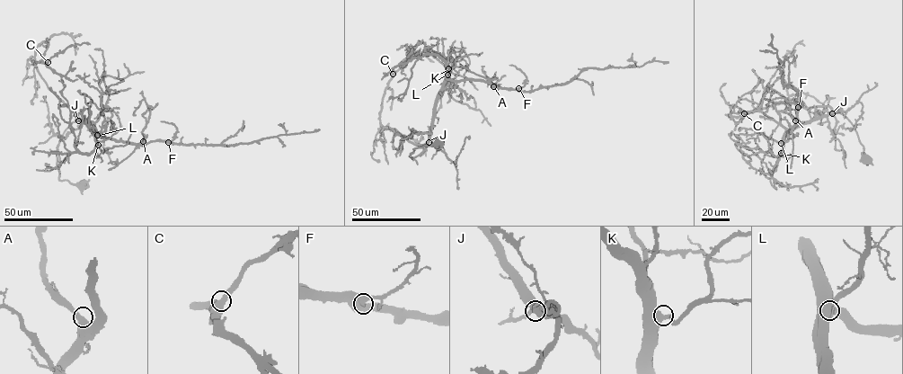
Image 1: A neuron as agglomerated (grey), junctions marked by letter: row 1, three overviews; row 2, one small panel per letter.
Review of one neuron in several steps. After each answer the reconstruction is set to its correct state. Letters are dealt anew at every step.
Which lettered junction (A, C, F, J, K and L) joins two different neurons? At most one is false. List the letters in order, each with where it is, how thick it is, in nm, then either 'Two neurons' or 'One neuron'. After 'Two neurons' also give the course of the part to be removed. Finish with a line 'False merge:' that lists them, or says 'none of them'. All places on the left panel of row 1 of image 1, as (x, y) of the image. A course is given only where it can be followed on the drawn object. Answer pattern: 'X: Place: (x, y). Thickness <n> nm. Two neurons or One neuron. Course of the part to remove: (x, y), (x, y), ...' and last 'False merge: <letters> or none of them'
A: Place: (143, 141). Thickness 480 nm. One neuron
C: Place: (48, 62). Thickness 500 nm. One neuron
F: Place: (168, 142). Thickness 550 nm. One neuron
J: Place: (78, 120). Thickness 550 nm. One neuron
K: Place: (98, 145). Thickness 550 nm. One neuron
L: Place: (97, 135). Thickness 500 nm. One neuron
False merge: none of them

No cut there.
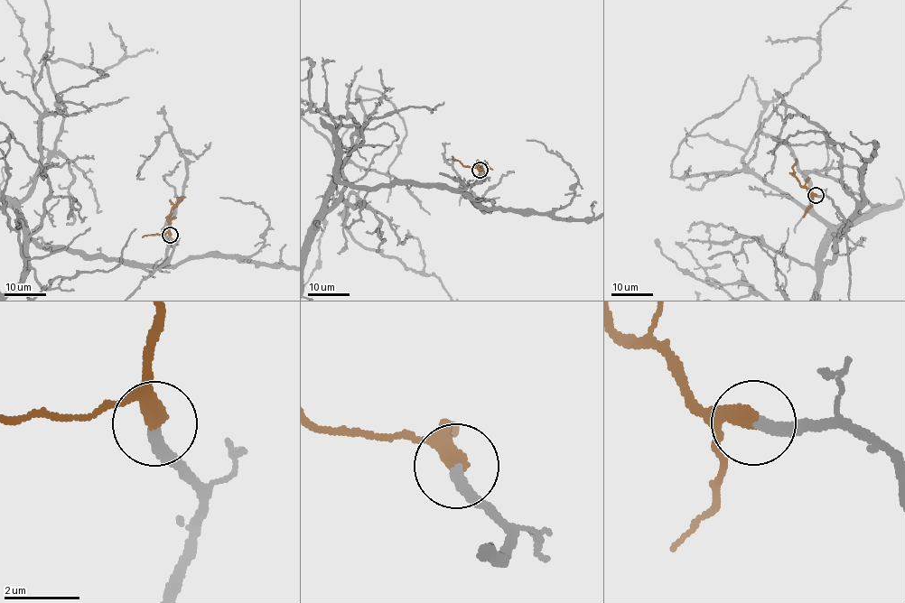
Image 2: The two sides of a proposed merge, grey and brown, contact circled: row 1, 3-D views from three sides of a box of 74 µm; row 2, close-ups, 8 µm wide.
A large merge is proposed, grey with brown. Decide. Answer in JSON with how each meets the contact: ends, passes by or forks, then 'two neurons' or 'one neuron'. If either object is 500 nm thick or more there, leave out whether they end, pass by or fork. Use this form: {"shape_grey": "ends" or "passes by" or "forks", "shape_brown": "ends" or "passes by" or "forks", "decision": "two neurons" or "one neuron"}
{"shape_grey": "ends", "shape_brown": "ends", "decision": "one neuron"}

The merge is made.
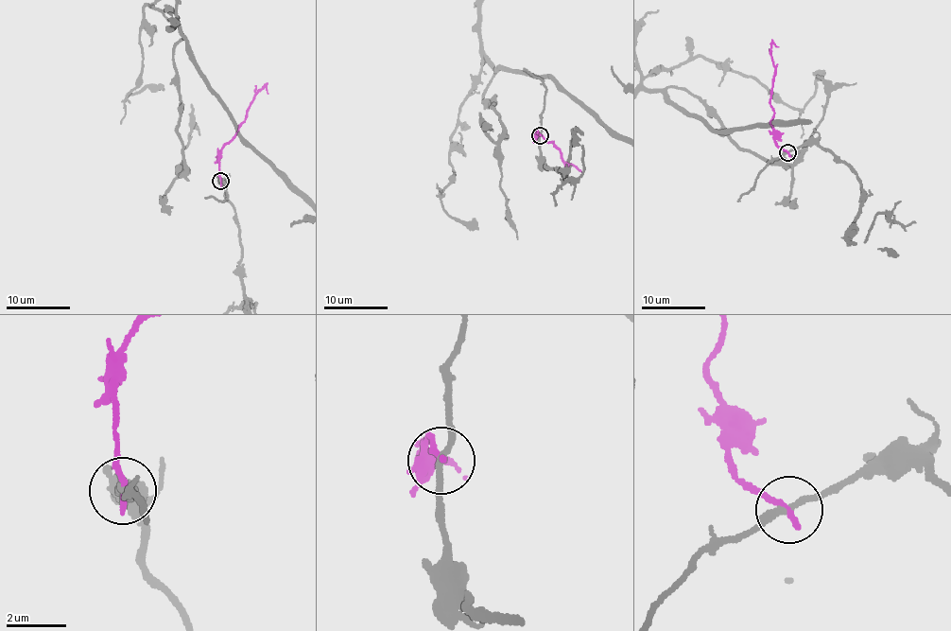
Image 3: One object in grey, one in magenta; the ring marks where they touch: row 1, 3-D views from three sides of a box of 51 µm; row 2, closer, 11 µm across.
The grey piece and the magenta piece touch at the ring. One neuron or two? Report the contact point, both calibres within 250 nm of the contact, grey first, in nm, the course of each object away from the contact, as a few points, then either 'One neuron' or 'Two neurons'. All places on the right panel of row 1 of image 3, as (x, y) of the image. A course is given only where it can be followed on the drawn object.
Place: (787, 152). Thickness 200 nm (grey) against 220 nm. Course of magenta: (787, 152), (776, 145), (769, 123), (773, 110), (770, 96), (774, 65), (770, 53), (773, 44), (779, 47). Two neurons

